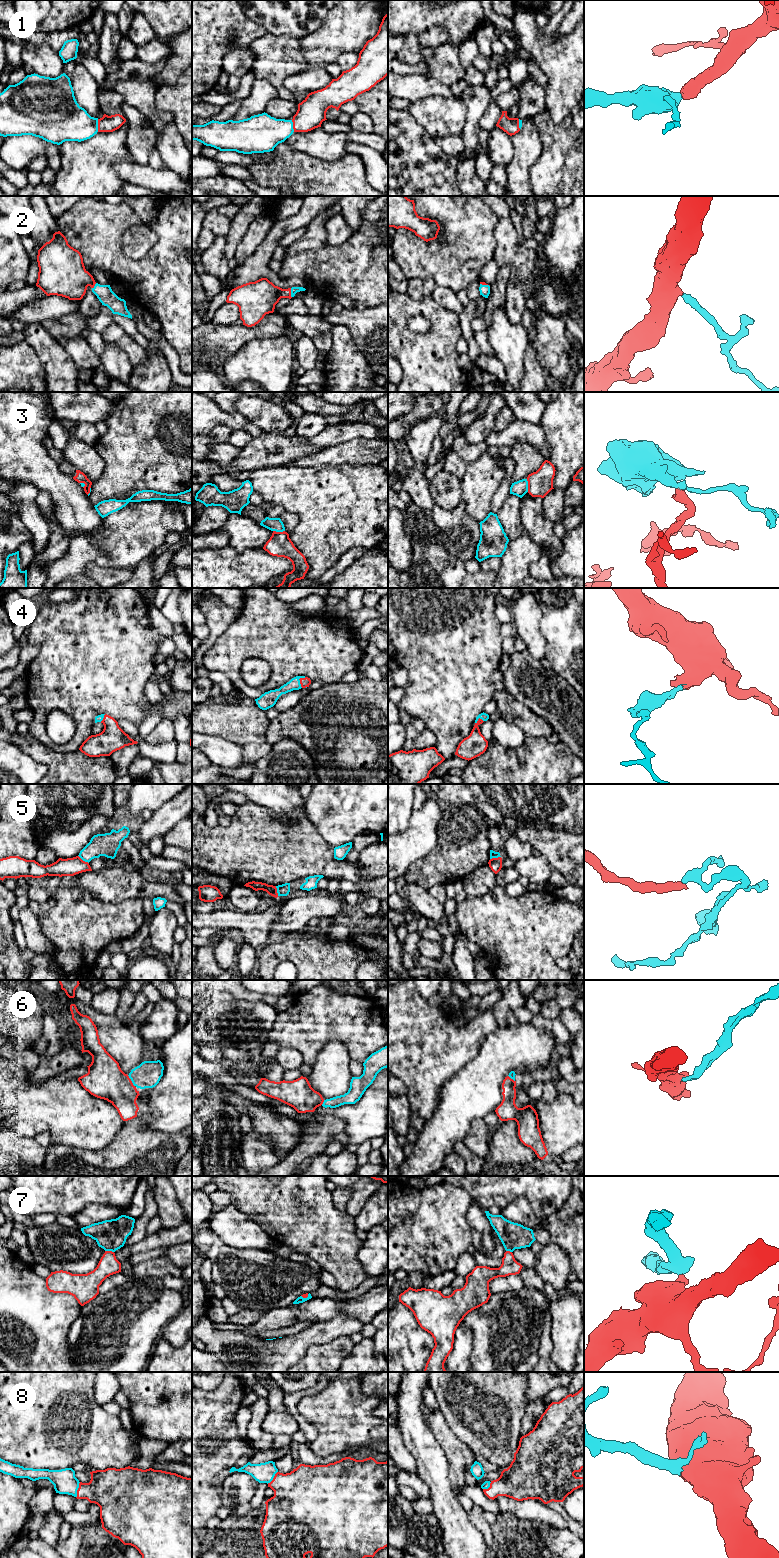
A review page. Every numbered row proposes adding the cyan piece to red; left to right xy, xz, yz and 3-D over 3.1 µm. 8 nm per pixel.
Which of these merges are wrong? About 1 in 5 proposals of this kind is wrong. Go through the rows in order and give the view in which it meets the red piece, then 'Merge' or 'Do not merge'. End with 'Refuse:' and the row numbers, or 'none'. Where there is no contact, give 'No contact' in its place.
1: Touches red in xy. Merge
2: Touches red in xz. Merge
3: Touches red in yz. Do not merge
4: Touches red in xz. Merge
5: Touches red in xy. Do not merge
6: Touches red in xy. Merge
7: Touches red in xy. Do not merge
8: Touches red in xy. Merge
Refuse: 3, 5, 7

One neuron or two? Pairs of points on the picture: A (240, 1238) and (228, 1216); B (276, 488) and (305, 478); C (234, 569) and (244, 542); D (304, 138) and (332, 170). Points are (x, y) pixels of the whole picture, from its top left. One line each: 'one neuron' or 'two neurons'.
A: one neuron
B: one neuron
C: two neurons
D: two neurons

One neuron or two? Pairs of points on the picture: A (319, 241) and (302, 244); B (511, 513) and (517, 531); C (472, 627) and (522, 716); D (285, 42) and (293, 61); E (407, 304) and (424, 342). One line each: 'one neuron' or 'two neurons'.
A: one neuron
B: one neuron
C: two neurons
D: one neuron
E: one neuron

